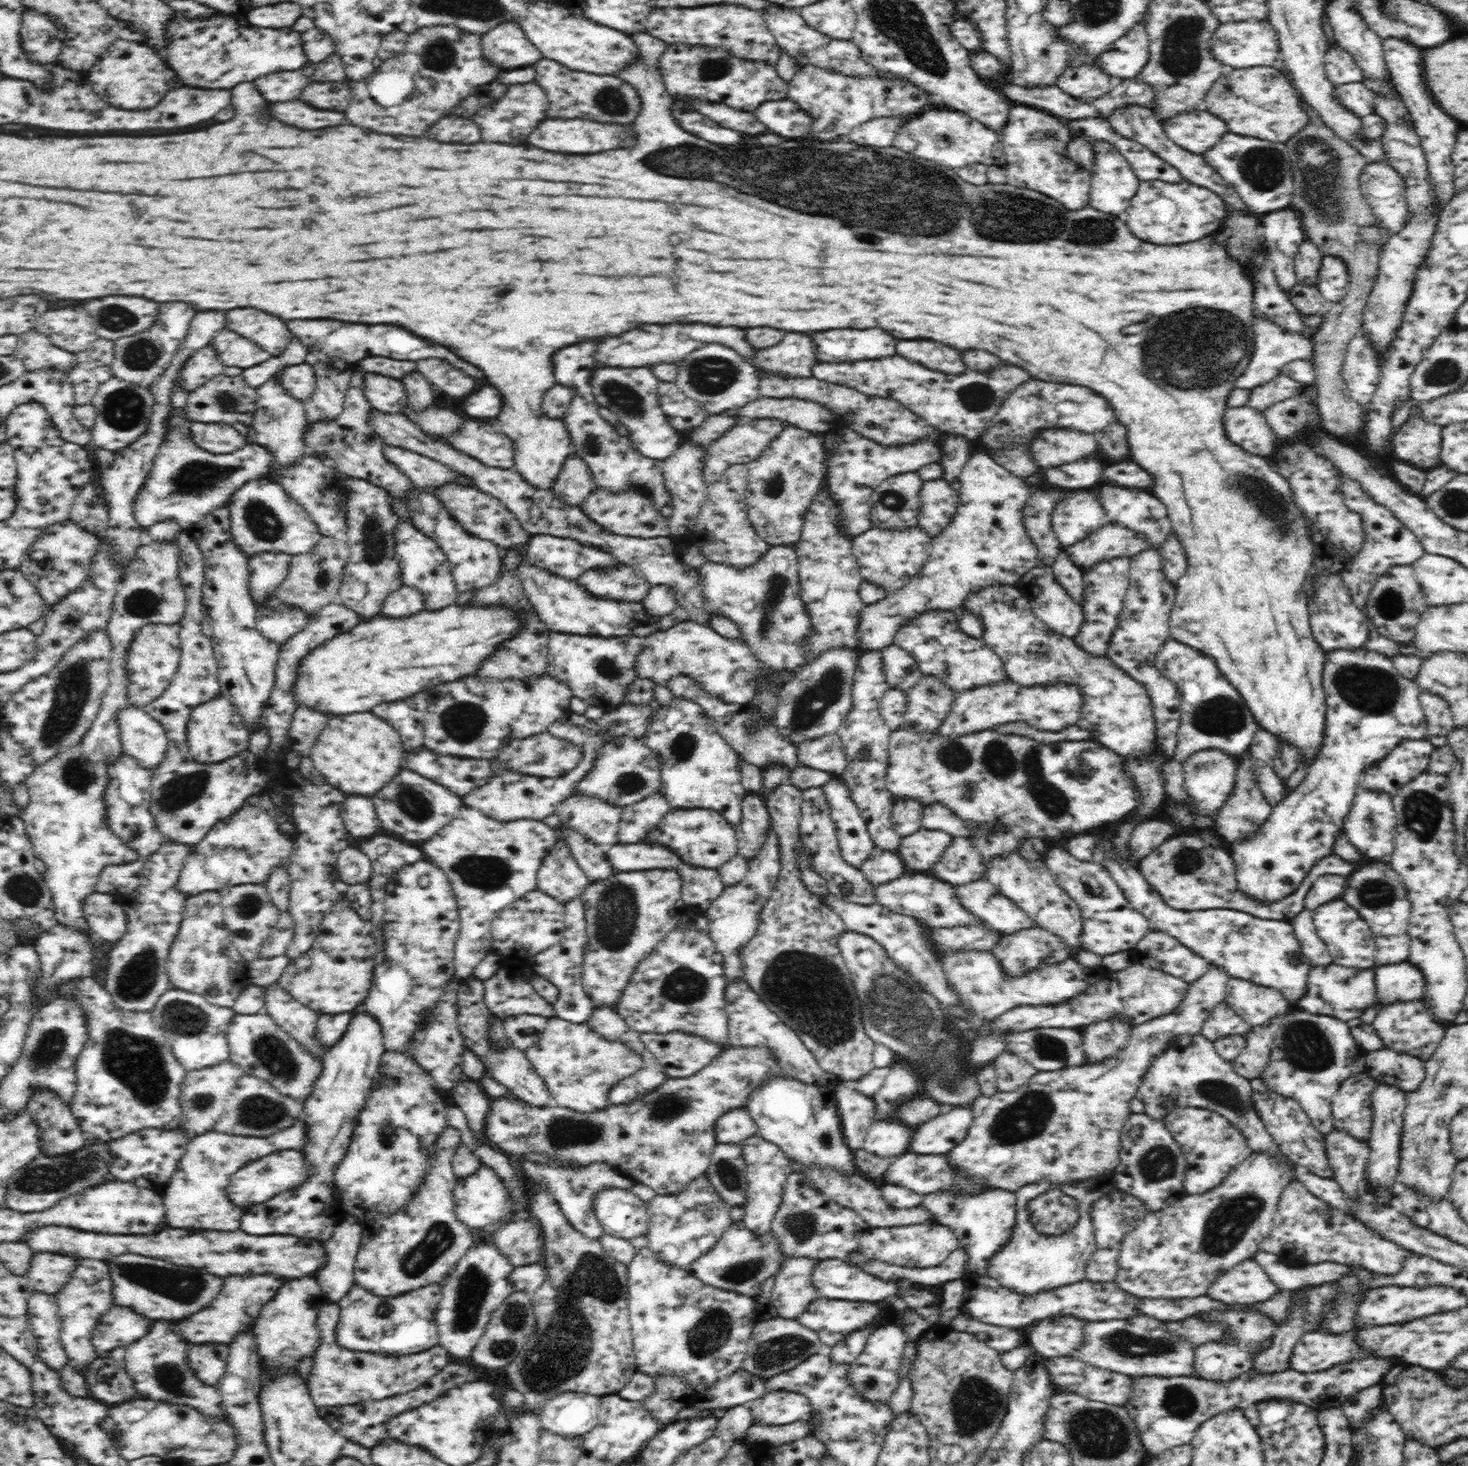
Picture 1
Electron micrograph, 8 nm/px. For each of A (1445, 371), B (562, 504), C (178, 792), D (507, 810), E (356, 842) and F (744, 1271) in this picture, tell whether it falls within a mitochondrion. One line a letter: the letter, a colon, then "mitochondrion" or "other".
A: mitochondrion
B: other
C: mitochondrion
D: other
E: other
F: mitochondrion

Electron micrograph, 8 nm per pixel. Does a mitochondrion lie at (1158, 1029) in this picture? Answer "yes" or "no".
no

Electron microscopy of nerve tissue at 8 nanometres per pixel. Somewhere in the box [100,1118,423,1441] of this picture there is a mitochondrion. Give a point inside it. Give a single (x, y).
(185, 1287)

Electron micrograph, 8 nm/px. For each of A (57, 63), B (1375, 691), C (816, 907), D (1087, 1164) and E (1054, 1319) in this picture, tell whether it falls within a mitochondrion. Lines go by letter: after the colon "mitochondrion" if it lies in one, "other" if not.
A: other
B: mitochondrion
C: other
D: other
E: other

